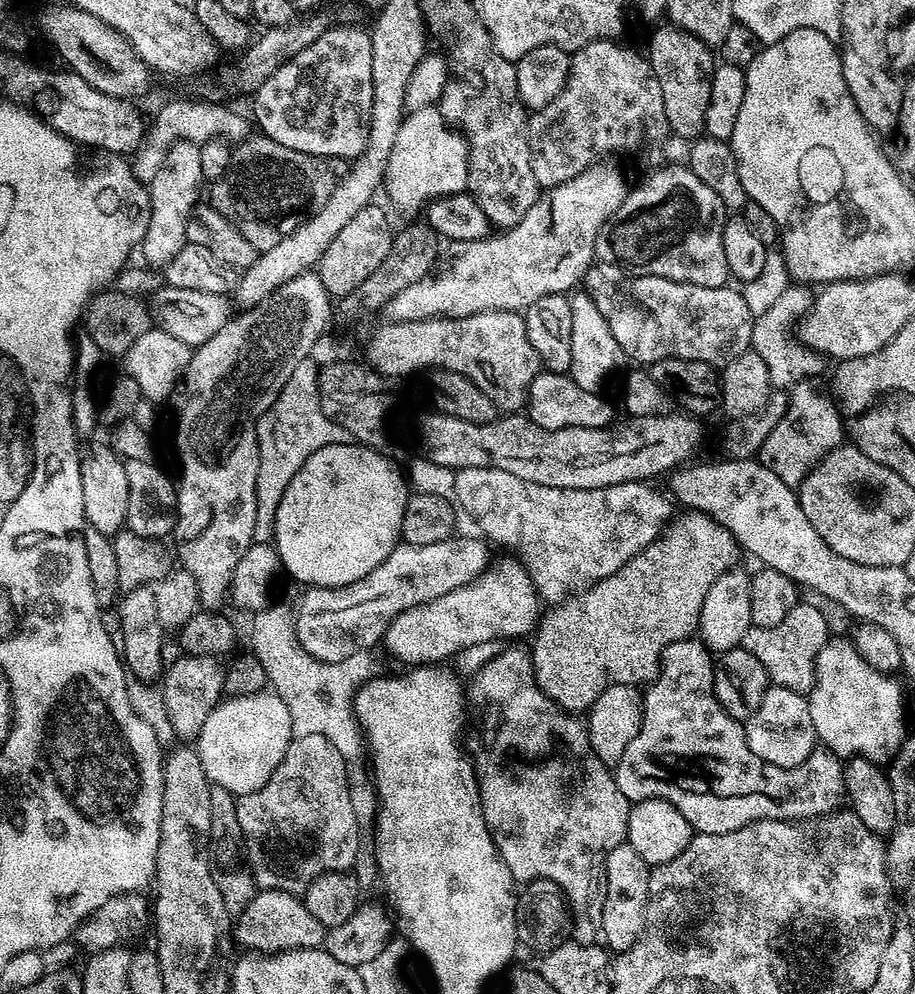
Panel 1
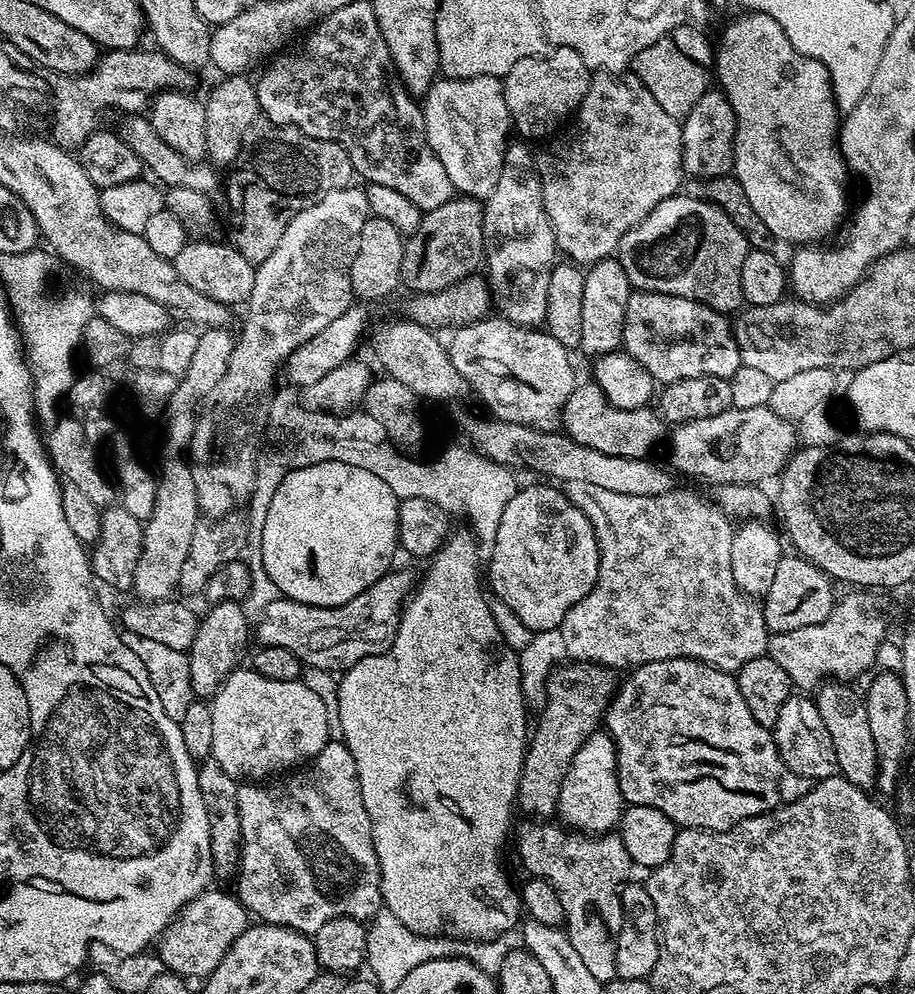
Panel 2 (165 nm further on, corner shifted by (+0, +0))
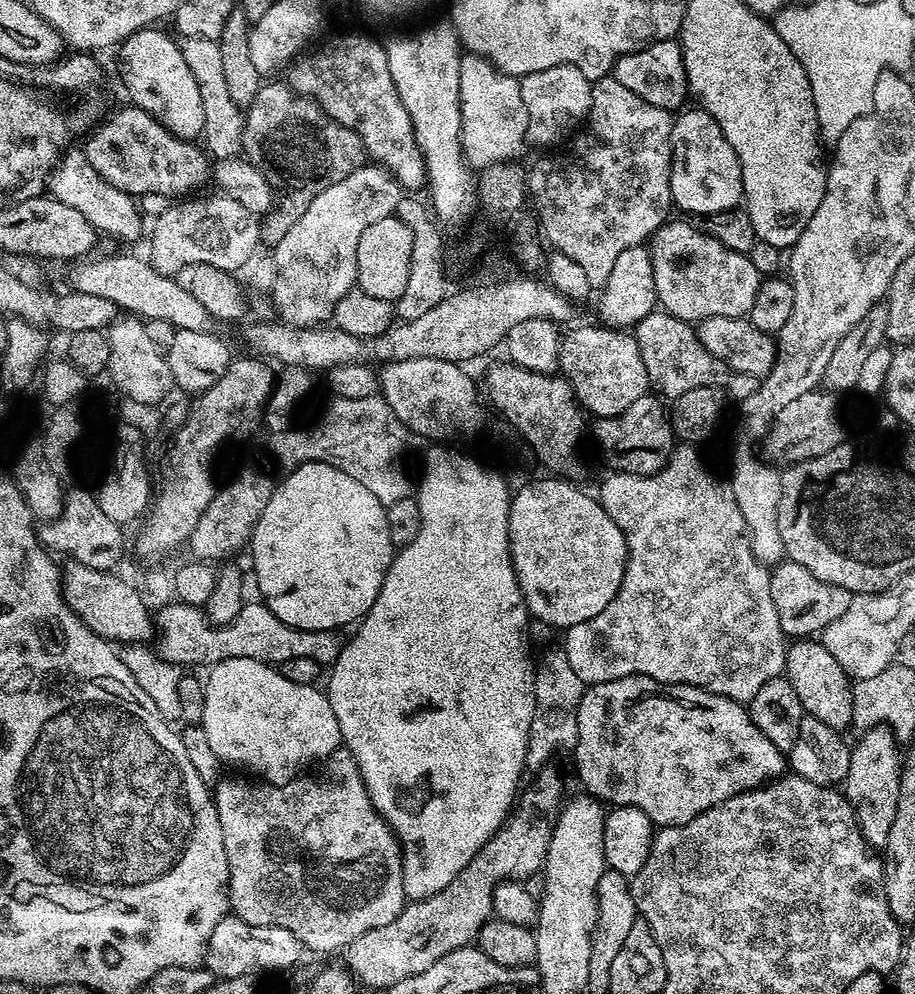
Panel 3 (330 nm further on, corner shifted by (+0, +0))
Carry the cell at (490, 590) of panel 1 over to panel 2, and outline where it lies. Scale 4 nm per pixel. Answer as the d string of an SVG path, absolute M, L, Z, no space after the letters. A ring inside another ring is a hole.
M548 482L540 483L544 484L521 487L514 498L506 502L502 522L498 522L496 541L490 550L492 557L486 560L486 580L491 595L496 595L532 634L559 628L570 609L591 596L600 569L600 551L590 518L586 518L586 514L582 514L559 487Z

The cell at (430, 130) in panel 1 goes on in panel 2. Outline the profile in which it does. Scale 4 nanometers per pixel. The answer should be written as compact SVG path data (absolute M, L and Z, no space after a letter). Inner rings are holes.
M479 76L478 78L466 78L465 80L450 80L440 78L433 82L428 91L422 96L422 111L424 114L424 139L431 155L438 158L438 162L450 174L450 182L457 193L466 194L471 191L476 176L473 166L470 164L472 152L486 152L486 159L482 164L499 174L504 165L504 151L508 149L510 137L508 132L513 131L512 115L506 106L503 83L494 76Z

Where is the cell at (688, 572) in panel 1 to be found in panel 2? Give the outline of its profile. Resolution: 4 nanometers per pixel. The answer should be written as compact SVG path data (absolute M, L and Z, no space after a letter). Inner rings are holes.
M568 662L556 670L547 682L547 700L539 713L540 725L535 725L530 743L524 752L524 765L520 775L518 808L528 818L552 818L557 815L558 794L562 782L572 765L574 754L582 742L601 727L612 697L618 691L617 673L600 664Z

